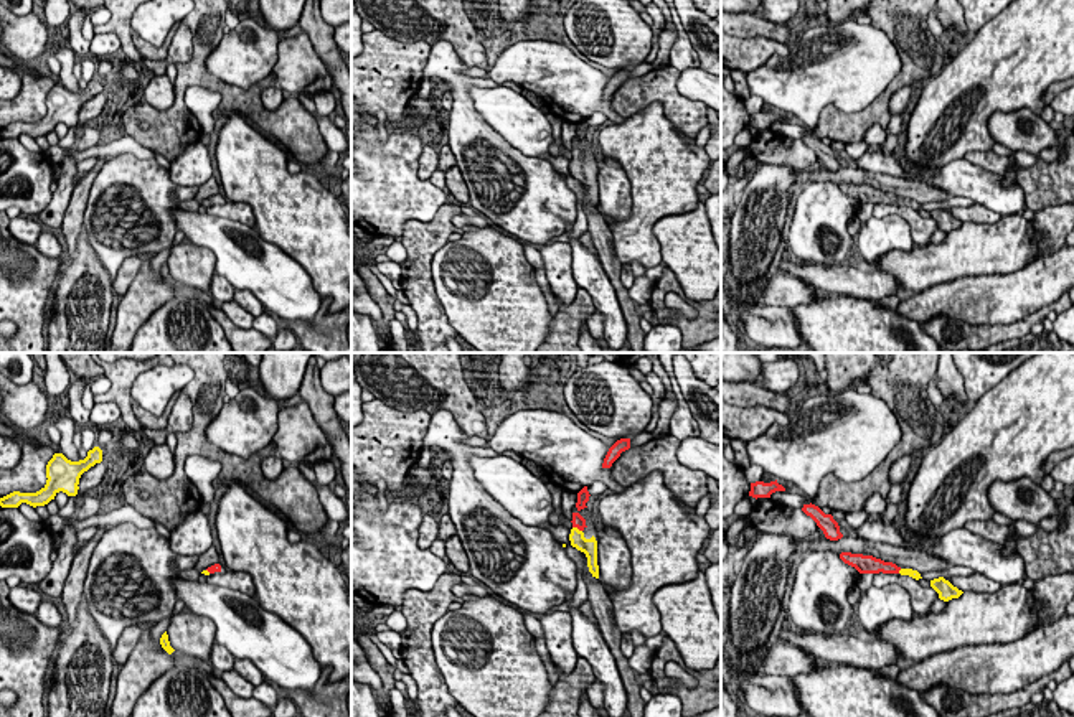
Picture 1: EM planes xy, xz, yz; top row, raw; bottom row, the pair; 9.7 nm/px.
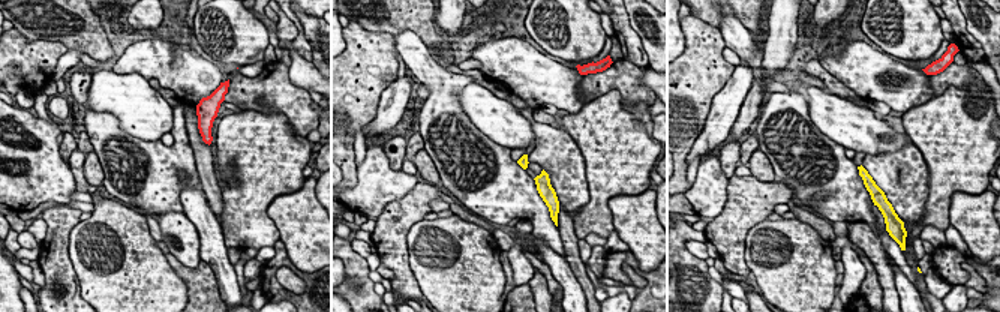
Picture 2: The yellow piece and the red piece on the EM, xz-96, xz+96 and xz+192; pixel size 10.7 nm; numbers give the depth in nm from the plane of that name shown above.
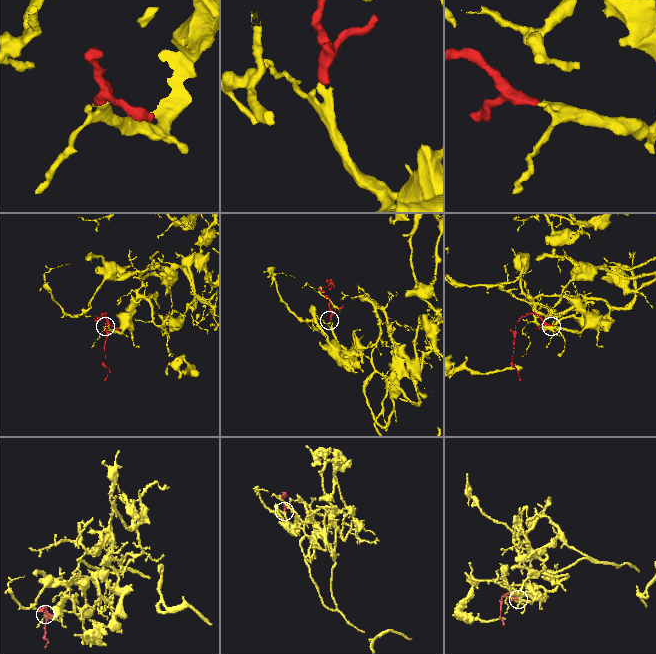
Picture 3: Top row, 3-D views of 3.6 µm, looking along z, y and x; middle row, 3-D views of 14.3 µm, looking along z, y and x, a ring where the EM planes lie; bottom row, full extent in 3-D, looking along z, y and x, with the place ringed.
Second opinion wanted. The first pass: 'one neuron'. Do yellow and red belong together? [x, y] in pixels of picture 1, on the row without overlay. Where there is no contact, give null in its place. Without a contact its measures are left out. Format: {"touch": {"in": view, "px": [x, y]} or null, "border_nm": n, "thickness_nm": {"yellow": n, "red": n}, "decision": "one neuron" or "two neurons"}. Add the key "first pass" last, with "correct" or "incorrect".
{"touch": {"in": "xz", "px": [576, 159]}, "border_nm": 110, "thickness_nm": {"yellow": 160, "red": 130}, "decision": "one neuron", "first pass": "correct"}

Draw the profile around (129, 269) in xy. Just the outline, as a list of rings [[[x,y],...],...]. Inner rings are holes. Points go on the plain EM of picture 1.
[[[127,257],[119,272],[117,277],[114,280],[114,292],[119,297],[124,297],[125,292],[129,290],[130,284],[134,282],[134,279],[137,277],[139,270],[142,267],[142,259],[140,257]]]

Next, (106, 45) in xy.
[[[94,33],[89,46],[91,56],[112,58],[119,49],[120,40],[114,33]]]

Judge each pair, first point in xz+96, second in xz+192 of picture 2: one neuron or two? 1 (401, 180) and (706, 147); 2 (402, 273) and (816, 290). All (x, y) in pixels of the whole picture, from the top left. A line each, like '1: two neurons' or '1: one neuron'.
1: two neurons
2: two neurons

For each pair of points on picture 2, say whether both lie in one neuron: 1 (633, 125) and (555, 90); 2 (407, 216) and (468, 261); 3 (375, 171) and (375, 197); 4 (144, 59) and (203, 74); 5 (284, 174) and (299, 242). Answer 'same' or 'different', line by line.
1: different
2: different
3: same
4: same
5: different

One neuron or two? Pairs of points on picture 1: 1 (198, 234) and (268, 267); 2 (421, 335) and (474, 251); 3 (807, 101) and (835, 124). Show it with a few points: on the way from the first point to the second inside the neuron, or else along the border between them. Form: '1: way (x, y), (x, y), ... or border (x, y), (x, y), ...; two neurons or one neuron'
1: way (215, 234), (223, 236), (251, 262); one neuron
2: border (431, 264), (434, 292), (447, 323), (457, 333); two neurons
3: border (858, 111), (843, 112), (829, 104), (814, 129); two neurons

